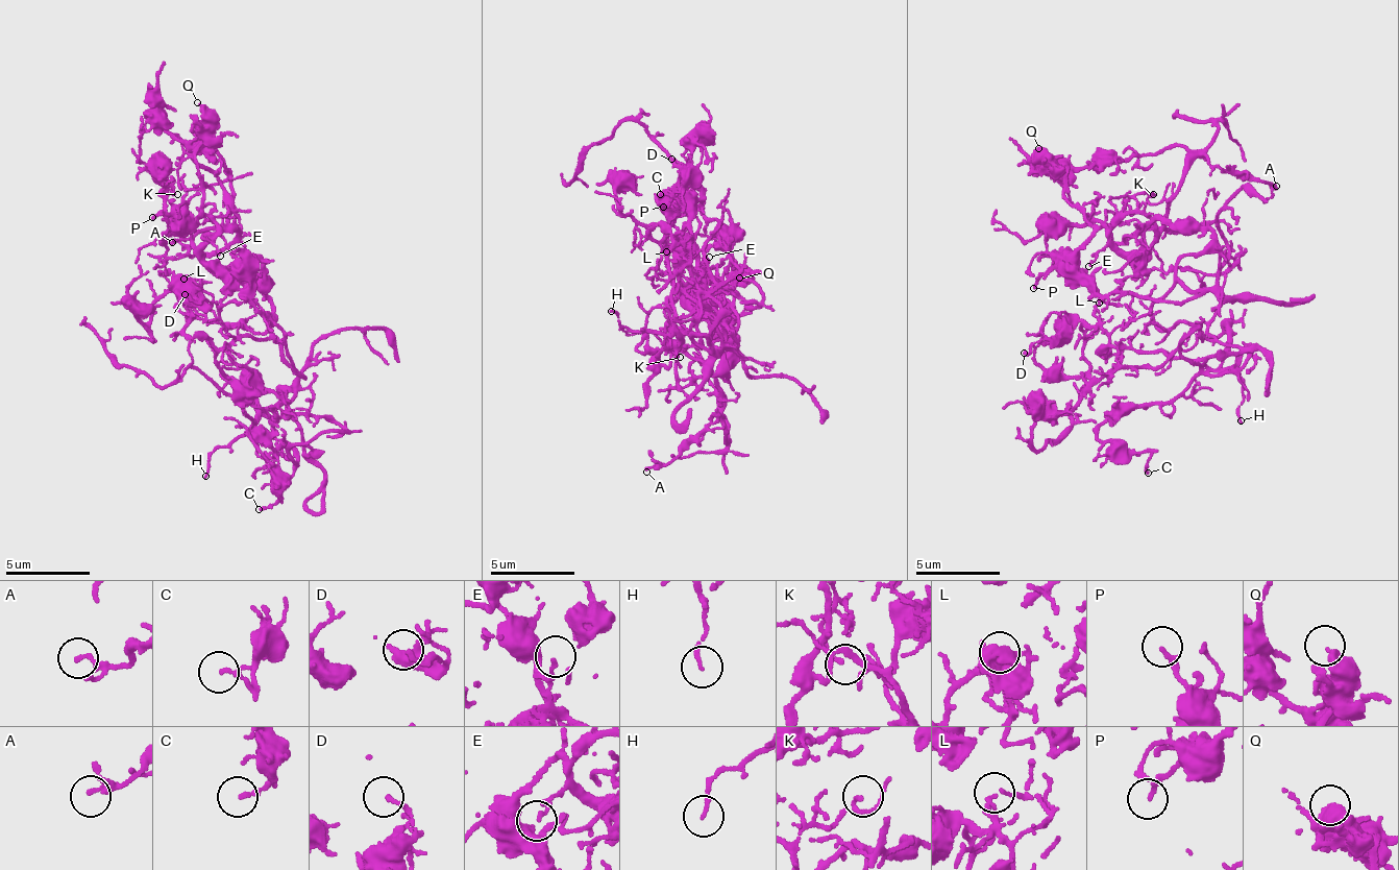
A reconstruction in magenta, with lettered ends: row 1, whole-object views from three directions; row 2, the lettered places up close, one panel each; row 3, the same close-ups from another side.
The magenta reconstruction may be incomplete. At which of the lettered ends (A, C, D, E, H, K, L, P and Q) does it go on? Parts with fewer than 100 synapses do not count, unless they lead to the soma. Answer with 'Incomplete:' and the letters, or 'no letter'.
Incomplete: no letter

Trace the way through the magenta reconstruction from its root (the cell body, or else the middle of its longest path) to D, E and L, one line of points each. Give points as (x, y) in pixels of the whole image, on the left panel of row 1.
D: (295, 386), (275, 342), (238, 341), (252, 421), (185, 294)
E: (295, 386), (294, 367), (270, 330), (261, 262), (220, 263), (203, 254), (205, 245), (220, 256)
L: (295, 386), (275, 342), (238, 341), (252, 421), (186, 331), (183, 279)

